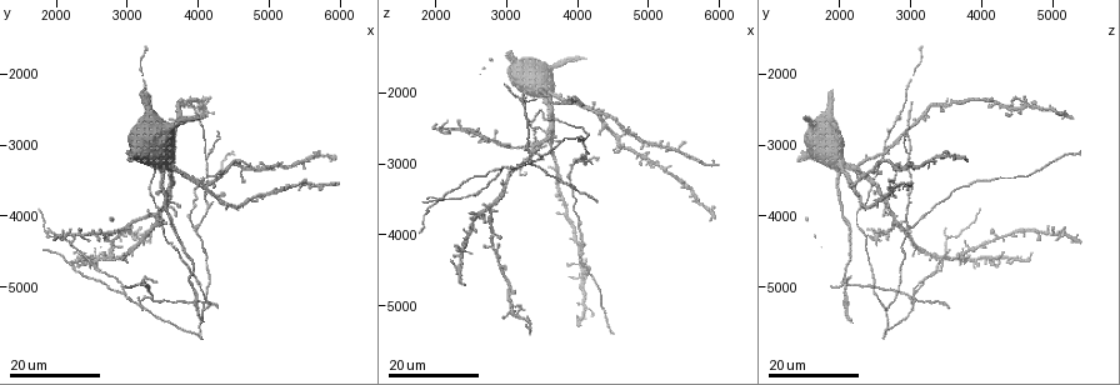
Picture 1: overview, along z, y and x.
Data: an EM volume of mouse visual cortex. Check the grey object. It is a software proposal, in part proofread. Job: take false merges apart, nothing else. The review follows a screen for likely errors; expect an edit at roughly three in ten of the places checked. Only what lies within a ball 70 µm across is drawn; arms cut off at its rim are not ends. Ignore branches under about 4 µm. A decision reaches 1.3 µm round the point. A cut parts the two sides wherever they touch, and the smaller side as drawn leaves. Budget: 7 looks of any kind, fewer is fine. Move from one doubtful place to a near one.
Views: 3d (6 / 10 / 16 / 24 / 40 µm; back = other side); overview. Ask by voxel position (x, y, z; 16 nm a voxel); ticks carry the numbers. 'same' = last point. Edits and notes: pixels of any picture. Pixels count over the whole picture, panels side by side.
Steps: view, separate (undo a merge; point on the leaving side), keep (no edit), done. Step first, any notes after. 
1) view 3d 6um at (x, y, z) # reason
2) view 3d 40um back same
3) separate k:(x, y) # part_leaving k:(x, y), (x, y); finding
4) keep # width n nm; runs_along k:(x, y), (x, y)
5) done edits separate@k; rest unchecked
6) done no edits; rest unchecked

view 3d 16um at (4100, 5300, 2650)

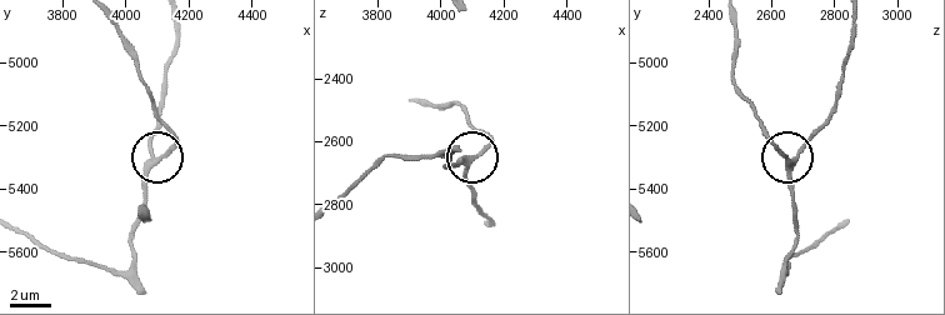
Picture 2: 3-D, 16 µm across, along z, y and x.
view 3d 10um at (4090, 5310, 2670)

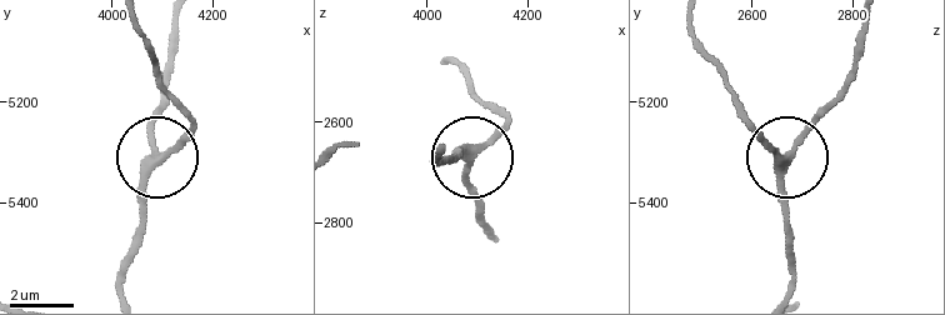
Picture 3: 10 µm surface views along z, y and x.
keep # side_arm 65 um; runs_along 3:(443, 61), (500, 118), (473, 155), (454, 158); continuous, no second neuron

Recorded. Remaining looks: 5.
view 3d 24um at (4150, 3150, 2950) # two arms in line, one across

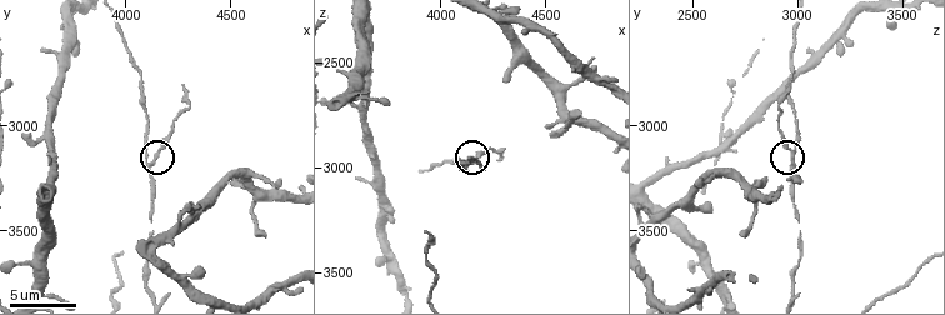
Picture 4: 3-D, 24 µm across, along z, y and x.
view 3d 10um at (4120, 3180, 2990)

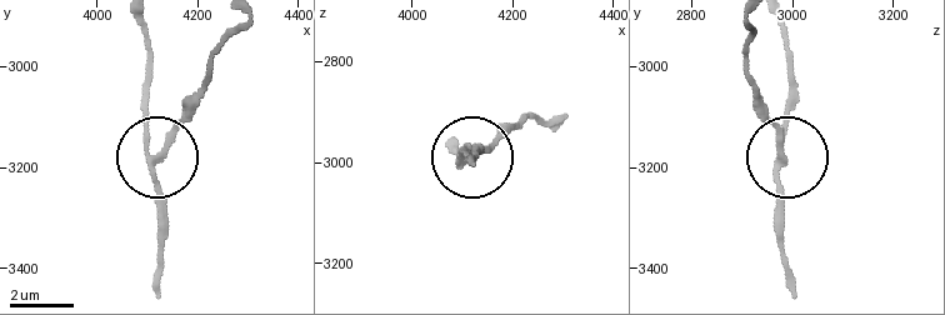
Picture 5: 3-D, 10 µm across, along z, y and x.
separate 5:(178, 120) # arms 3; part_leaving 5:(150, 160), (220, 43), (245, 24); two neurons meet here

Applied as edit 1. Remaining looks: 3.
view 3d 24um at (3350, 3700, 2400)

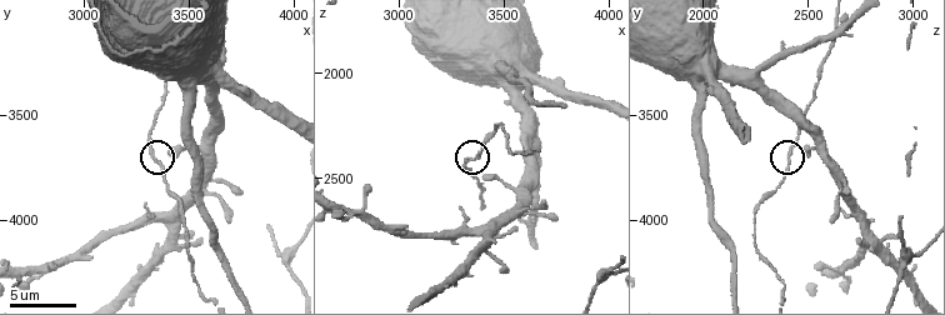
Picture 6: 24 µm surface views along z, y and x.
view 3d 6um at (3350, 3700, 2410)

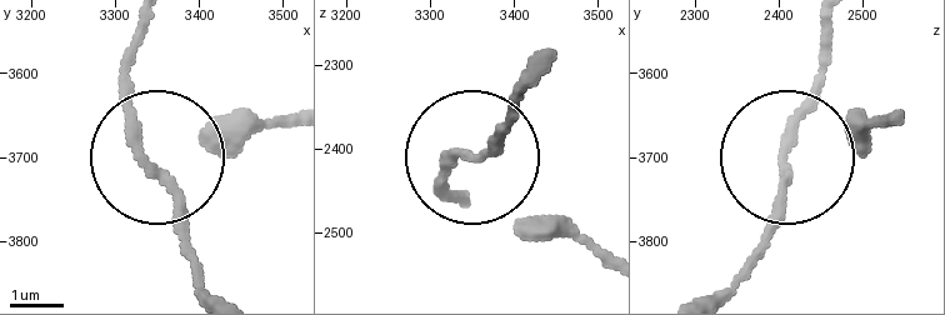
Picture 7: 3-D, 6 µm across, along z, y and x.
view 3d 6um back at (3340, 3715, 2405)

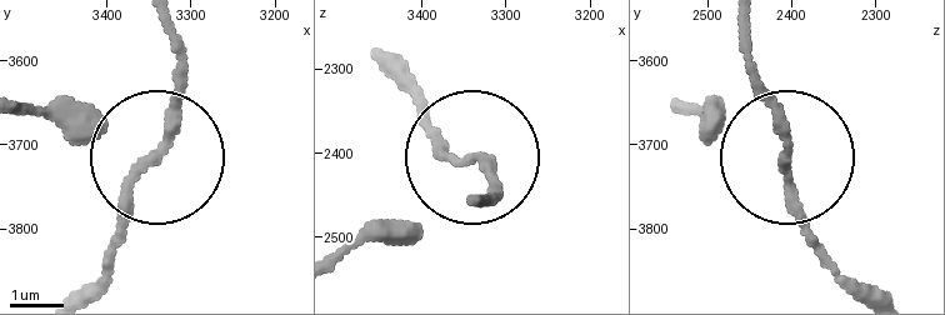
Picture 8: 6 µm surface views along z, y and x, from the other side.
keep # width 180 nm; runs_along 8:(28, 108), (95, 111), (158, 153), (175, 108), (175, 31); all the same neuron

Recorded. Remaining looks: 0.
done edits separate@5; rest unchecked

